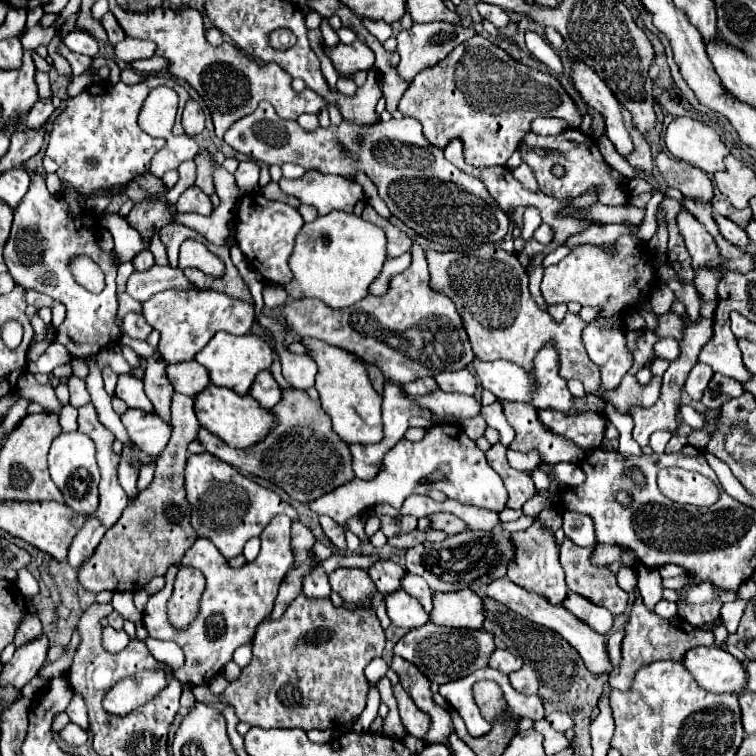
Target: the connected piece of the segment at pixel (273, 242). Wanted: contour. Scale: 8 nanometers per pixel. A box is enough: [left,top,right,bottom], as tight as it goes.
[236,194,304,284]

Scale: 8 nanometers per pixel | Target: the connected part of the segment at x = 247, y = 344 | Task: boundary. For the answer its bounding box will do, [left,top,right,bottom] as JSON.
[196,332,274,394]

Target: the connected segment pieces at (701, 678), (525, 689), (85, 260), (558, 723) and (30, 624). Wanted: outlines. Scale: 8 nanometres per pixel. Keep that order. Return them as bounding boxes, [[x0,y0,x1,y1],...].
[[682,646,744,694],[508,664,538,694],[68,256,104,292],[546,712,572,732],[14,612,42,646]]

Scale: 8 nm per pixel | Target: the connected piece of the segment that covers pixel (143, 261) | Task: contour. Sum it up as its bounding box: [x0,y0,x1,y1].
[132,250,154,270]

